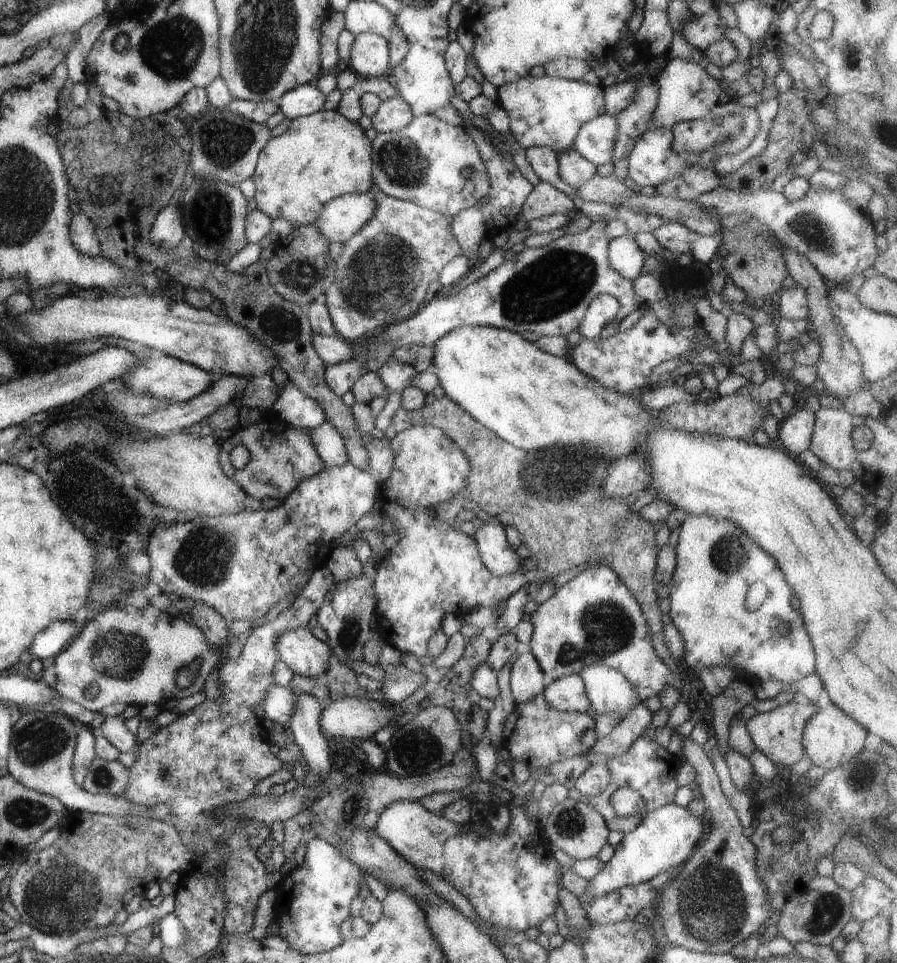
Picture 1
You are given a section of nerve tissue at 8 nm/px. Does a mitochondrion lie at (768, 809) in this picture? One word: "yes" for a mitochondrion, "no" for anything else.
no

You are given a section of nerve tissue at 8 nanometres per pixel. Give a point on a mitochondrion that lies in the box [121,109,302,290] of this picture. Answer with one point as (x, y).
(210, 216)

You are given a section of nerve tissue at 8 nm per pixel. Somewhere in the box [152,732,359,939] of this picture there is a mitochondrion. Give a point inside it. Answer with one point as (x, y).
(164, 773)

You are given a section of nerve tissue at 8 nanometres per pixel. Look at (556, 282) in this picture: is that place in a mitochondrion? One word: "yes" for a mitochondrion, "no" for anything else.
yes

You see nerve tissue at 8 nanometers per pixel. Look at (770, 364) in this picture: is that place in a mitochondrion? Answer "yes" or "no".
no

